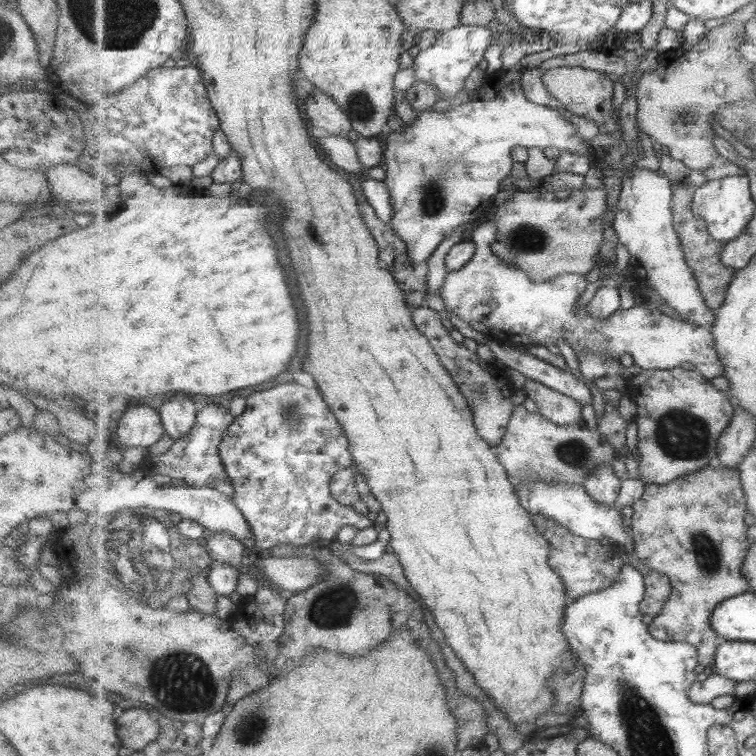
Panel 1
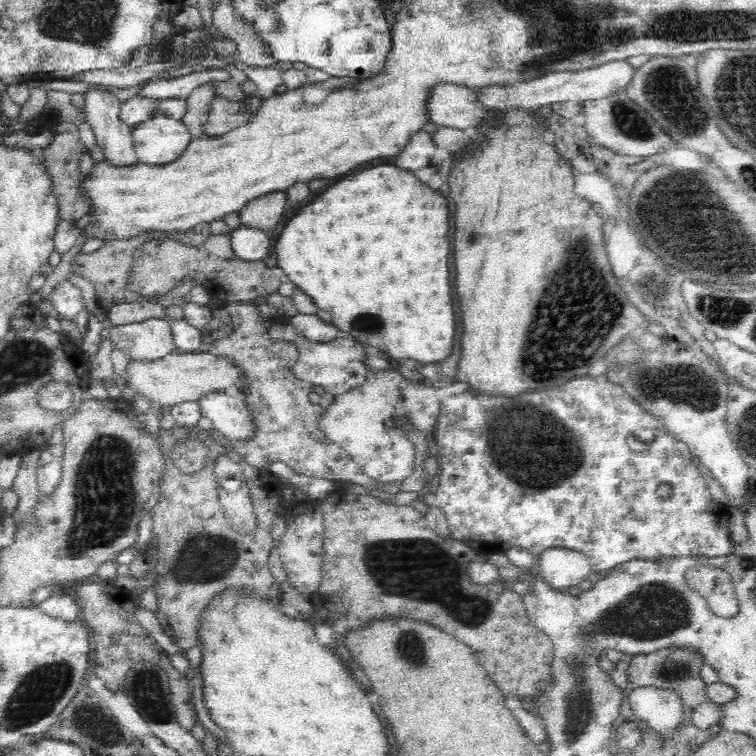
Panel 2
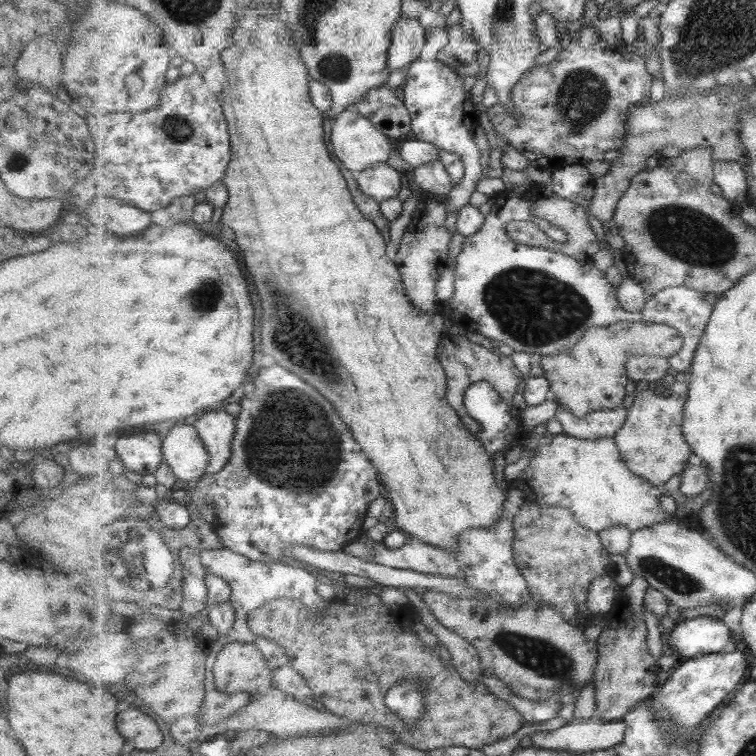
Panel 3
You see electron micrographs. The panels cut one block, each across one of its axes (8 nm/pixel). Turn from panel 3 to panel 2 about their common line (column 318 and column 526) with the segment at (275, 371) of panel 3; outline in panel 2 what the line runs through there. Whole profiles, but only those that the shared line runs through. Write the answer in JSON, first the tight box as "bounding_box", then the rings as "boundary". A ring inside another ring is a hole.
{"bounding_box":[421,374,734,577],"boundary":[[[586,374],[564,384],[528,390],[514,396],[492,396],[480,389],[466,391],[444,398],[440,403],[440,414],[433,429],[439,470],[434,486],[434,498],[426,498],[421,506],[440,505],[444,509],[452,538],[472,546],[482,554],[504,554],[509,548],[522,547],[530,551],[537,560],[547,548],[567,548],[581,552],[590,563],[593,577],[601,576],[616,568],[619,564],[632,559],[652,560],[659,556],[698,556],[717,557],[734,552],[734,545],[729,541],[727,505],[718,504],[710,495],[704,477],[696,463],[682,458],[675,447],[673,436],[665,430],[661,420],[650,416],[628,396],[620,385],[612,384],[605,374],[592,376]]]}

